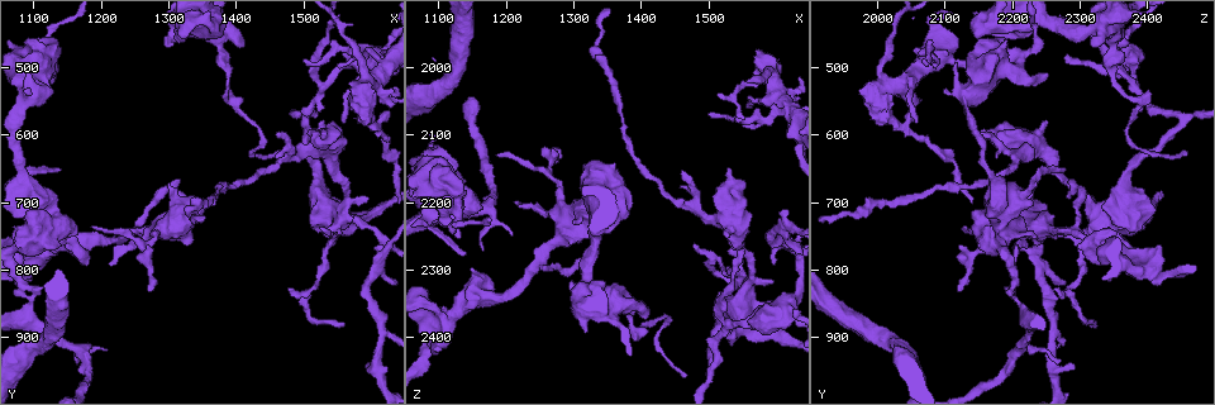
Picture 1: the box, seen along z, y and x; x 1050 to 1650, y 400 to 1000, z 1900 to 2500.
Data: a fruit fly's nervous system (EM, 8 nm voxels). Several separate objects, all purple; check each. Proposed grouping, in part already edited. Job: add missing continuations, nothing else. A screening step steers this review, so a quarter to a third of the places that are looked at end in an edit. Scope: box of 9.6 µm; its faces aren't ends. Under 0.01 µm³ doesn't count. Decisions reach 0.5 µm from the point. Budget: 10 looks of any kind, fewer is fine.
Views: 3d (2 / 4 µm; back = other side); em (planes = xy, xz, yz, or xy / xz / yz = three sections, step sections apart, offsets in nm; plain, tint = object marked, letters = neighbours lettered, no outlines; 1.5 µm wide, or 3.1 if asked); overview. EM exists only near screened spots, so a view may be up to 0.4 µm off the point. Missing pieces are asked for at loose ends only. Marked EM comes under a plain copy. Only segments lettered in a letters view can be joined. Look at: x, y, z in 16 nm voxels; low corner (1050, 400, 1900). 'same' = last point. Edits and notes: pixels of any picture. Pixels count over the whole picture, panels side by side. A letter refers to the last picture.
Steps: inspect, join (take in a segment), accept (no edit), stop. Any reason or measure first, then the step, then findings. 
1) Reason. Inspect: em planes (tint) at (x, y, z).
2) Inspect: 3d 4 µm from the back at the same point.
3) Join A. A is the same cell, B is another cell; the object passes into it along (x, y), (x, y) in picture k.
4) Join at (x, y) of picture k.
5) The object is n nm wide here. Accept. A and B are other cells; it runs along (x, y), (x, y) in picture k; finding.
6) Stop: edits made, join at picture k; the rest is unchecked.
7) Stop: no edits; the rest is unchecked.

Free end. Inspect: em planes (letters) at (1270, 830, 2115).

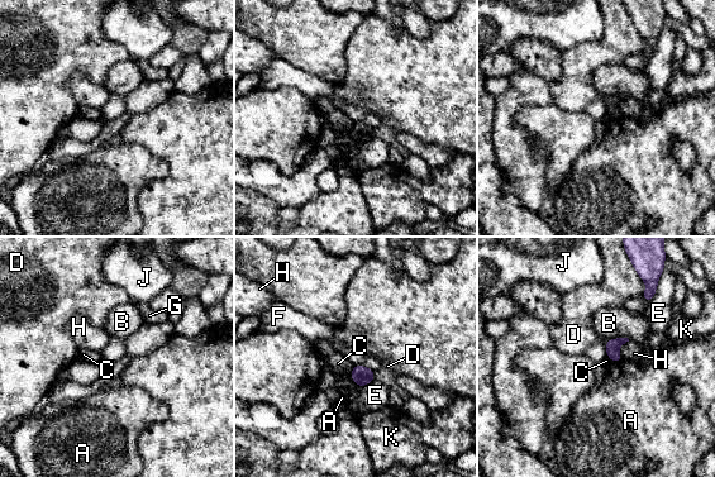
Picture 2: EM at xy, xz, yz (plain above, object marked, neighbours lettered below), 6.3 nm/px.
The longest contact is with H, 140 nm. Accept. A, B, C, D, E, F, G, H, J and K are other cells; a border runs along (605, 347), (606, 356) in picture 2; none of them fits.

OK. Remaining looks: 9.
Thick end. Inspect: 3d 4 µm from the back at (1530, 600, 2150).

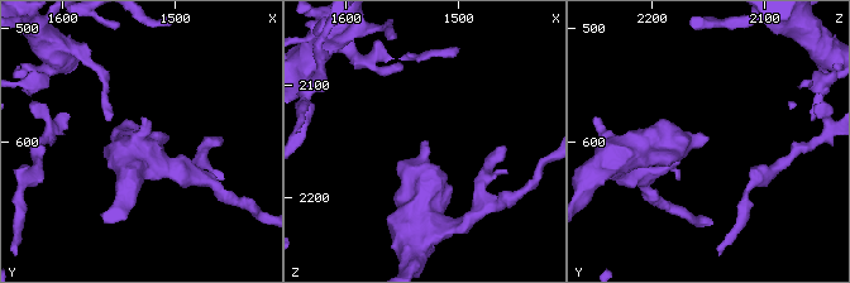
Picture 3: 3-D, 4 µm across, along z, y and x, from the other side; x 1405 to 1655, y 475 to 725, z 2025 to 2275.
Inspect: em xz step 4 (letters) at (1534, 598, 2148).

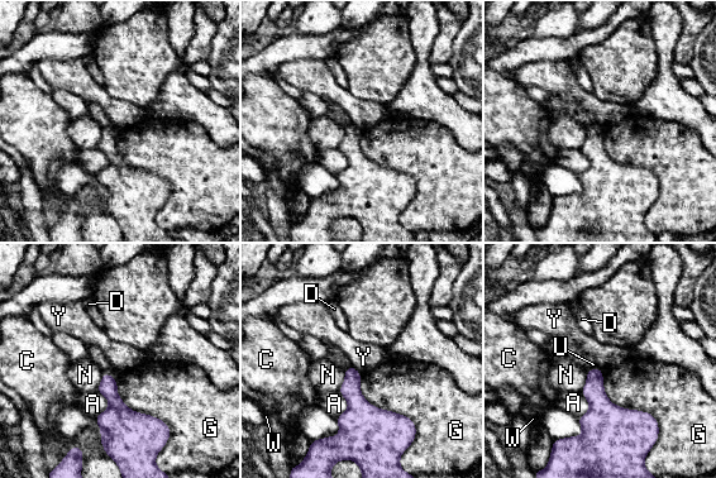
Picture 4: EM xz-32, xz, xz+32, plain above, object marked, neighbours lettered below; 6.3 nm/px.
Accept. A, C, D, G, N, U, W and Y are other cells; none of them fits.

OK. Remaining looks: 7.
Long arm stops here. Inspect: em planes (letters) at (1465, 630, 2465).

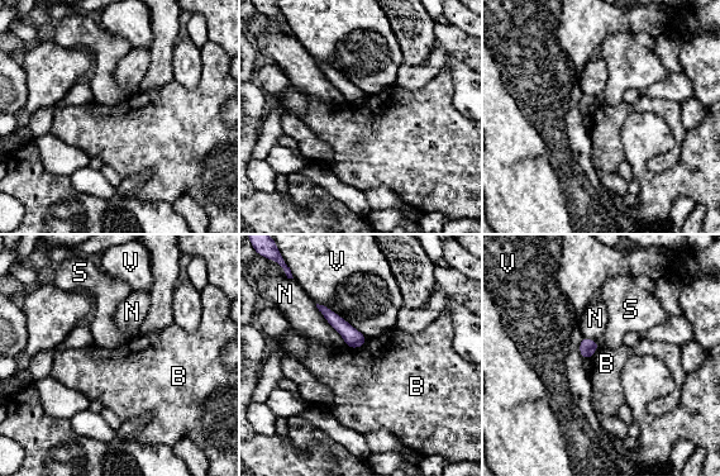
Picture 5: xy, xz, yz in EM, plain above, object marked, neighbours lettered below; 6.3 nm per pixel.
Accept. B, N, S and V are other cells; a border runs along (367, 338), (358, 347), (348, 347) in picture 5; none of them fits.

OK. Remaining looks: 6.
Free end. Inspect: em yz step 4 (tint) at (1600, 940, 2295).

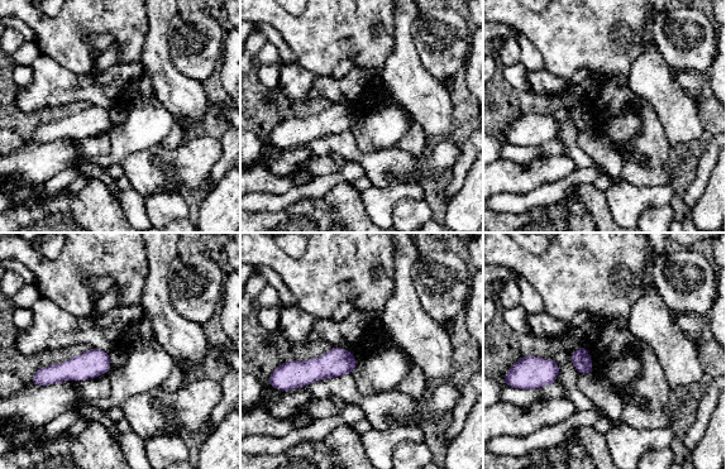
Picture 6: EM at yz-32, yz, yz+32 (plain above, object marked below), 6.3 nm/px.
Inspect: em planes (letters) at the same point.

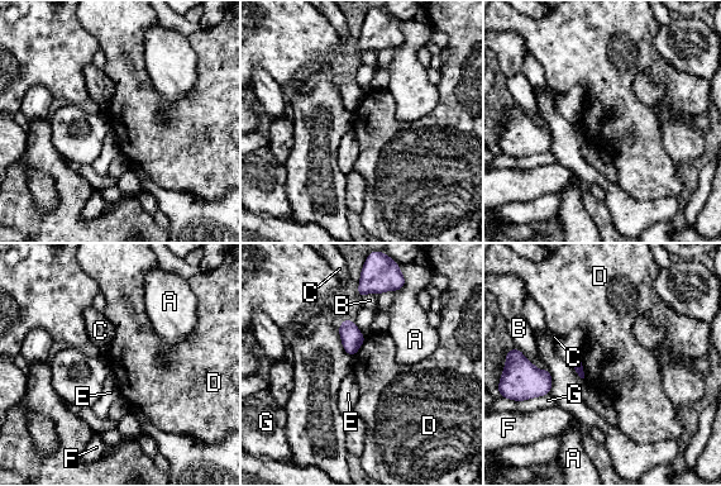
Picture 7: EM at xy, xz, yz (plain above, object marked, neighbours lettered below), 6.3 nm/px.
Accept. A, B, C, D, E, F and G are other cells; a border runs along (366, 338), (353, 357) in picture 7; no lettered segment goes on from it.

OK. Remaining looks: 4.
Stop: no edits; the rest is unchecked.

